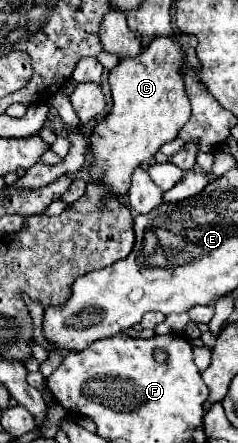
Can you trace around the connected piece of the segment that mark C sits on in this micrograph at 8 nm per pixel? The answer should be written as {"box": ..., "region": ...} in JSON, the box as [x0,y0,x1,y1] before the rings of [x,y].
{"box":[87,36,189,198],"region":[[[175,36],[155,38],[139,56],[119,60],[119,64],[109,72],[113,108],[95,124],[89,136],[89,152],[93,162],[87,166],[87,172],[95,182],[107,186],[111,196],[121,198],[127,194],[133,170],[151,160],[159,148],[165,142],[171,142],[187,122],[189,98],[181,76],[183,58],[183,48]]]}

